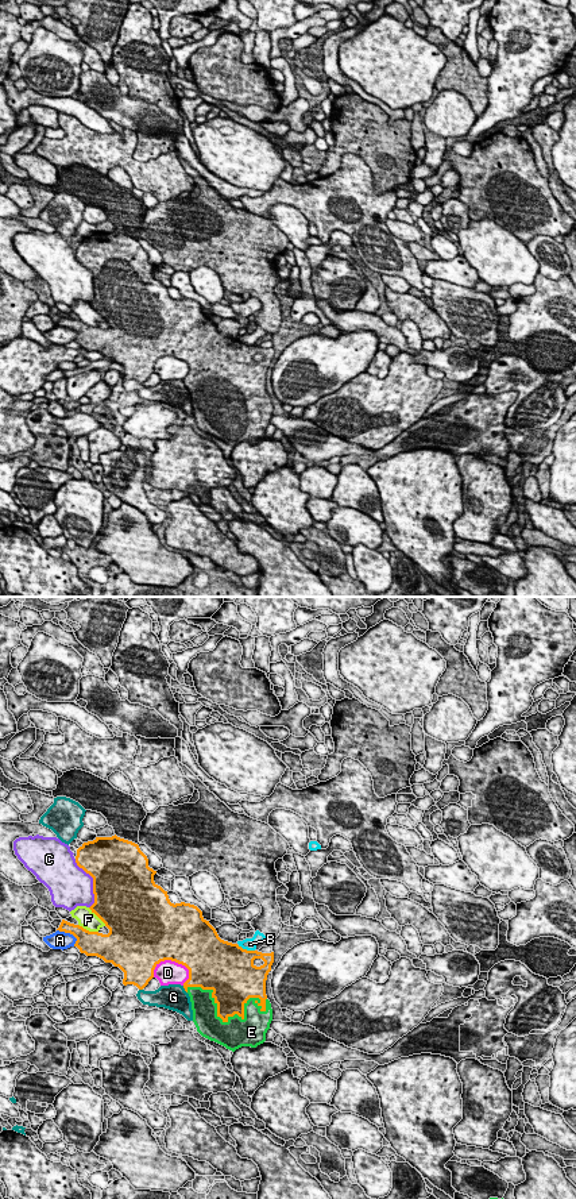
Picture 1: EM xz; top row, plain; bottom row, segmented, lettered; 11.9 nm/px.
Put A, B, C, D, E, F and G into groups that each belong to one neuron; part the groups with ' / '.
A / B / C / D / E / F / G

